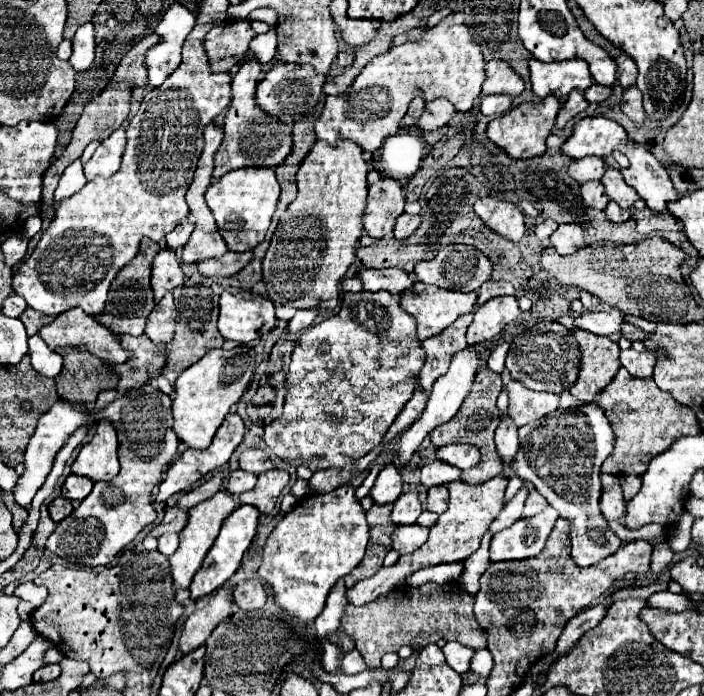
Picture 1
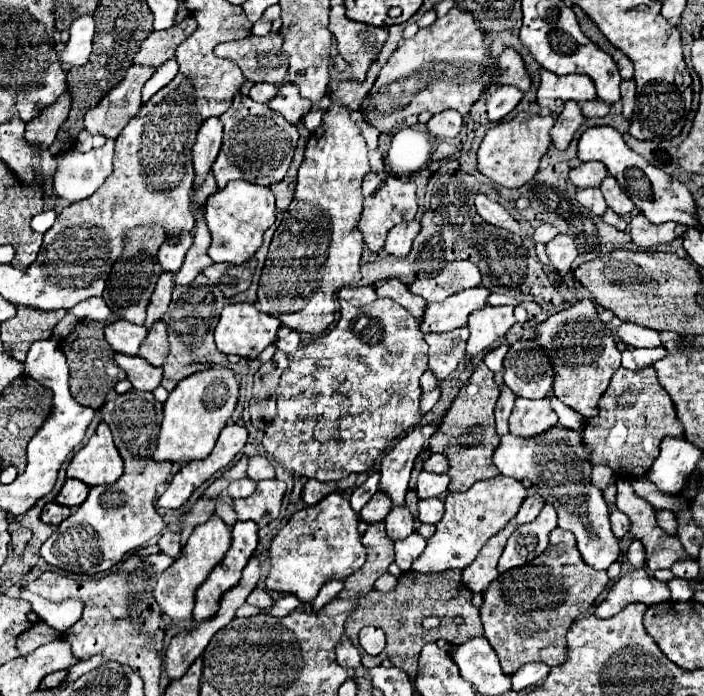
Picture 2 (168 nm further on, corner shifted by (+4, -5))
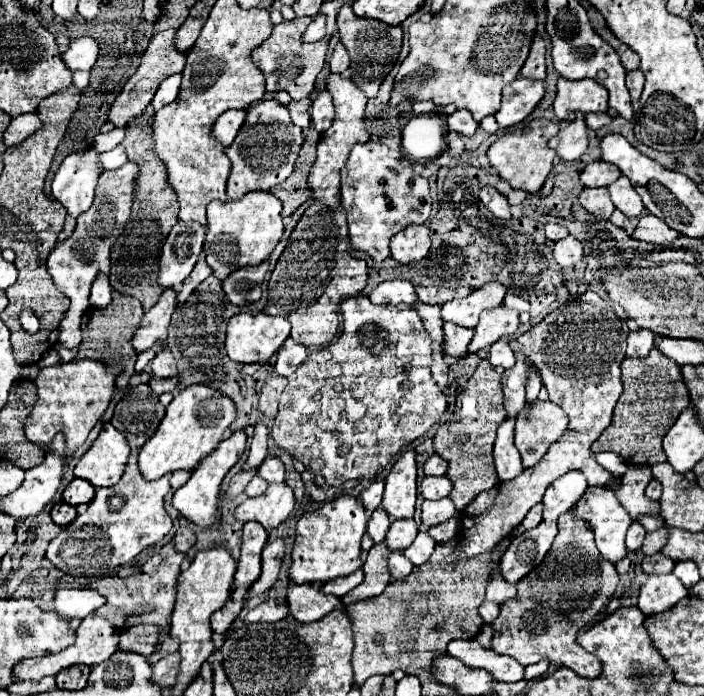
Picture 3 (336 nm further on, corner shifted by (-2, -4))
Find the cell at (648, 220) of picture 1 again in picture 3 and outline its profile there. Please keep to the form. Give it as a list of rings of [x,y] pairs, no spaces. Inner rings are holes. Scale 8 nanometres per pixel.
[[[648,213],[648,215],[640,217],[640,223],[634,229],[632,237],[638,239],[638,241],[654,243],[654,245],[668,245],[678,237],[678,231],[670,229],[662,219]]]

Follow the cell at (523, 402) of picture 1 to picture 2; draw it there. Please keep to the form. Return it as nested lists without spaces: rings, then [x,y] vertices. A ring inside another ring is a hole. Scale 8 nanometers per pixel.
[[[516,396],[514,410],[510,414],[510,432],[516,436],[536,436],[558,422],[556,412],[550,406],[548,398],[528,400]]]

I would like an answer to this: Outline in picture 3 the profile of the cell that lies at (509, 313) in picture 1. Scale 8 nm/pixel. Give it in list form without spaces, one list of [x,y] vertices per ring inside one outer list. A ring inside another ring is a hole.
[[[504,305],[496,307],[496,309],[486,309],[486,311],[482,311],[478,325],[474,327],[474,337],[468,345],[468,349],[472,353],[476,353],[484,347],[490,347],[498,339],[514,335],[518,325],[520,325],[518,311],[508,309]]]

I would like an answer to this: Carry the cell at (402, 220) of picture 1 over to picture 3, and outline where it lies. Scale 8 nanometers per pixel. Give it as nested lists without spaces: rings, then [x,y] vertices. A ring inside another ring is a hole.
[[[410,225],[402,229],[394,239],[390,241],[392,259],[396,259],[402,265],[420,261],[430,251],[430,231],[426,225]]]

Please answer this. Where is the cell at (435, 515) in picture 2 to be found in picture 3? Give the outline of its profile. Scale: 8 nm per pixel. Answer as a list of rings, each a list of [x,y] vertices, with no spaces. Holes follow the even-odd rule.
[[[448,497],[440,499],[440,501],[424,501],[422,503],[422,523],[428,529],[448,521],[454,513],[456,513],[454,503],[450,503]]]

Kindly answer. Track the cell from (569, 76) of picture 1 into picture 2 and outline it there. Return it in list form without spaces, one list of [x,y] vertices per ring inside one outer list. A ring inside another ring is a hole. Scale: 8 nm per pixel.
[[[544,68],[540,70],[540,88],[538,88],[536,102],[544,112],[560,114],[566,100],[584,102],[584,100],[592,100],[594,96],[596,90],[590,76],[584,74],[558,76]]]

